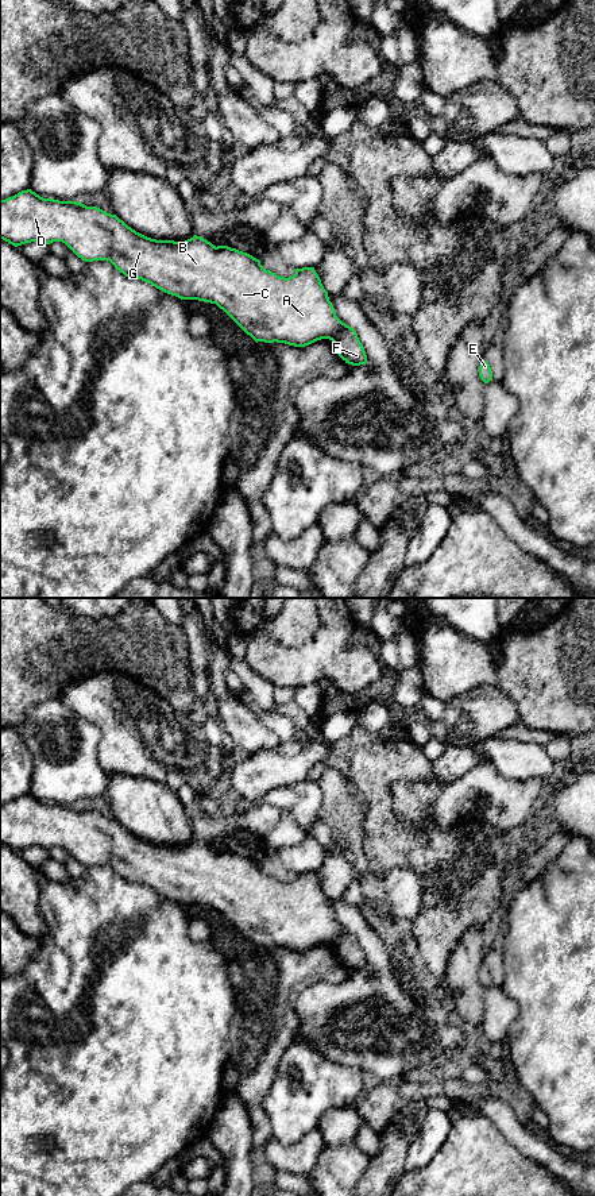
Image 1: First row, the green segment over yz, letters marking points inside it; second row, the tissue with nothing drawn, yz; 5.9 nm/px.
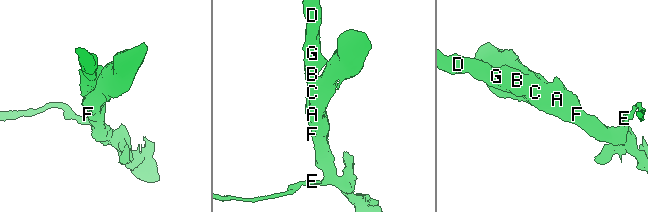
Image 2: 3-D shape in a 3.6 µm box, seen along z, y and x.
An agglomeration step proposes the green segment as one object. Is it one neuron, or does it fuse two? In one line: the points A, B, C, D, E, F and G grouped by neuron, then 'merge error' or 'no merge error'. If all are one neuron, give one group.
A B C D E F G; no merge error

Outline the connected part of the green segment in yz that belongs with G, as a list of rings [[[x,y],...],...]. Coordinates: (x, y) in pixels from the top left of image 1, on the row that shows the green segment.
[[[31,189],[0,200],[0,239],[15,247],[31,242],[46,244],[62,242],[85,262],[109,261],[125,277],[148,282],[167,294],[181,300],[198,300],[216,304],[256,343],[277,342],[294,347],[305,347],[317,340],[329,339],[335,343],[339,356],[345,363],[352,366],[367,363],[367,355],[356,331],[336,316],[328,292],[324,289],[314,267],[295,269],[295,274],[289,278],[279,277],[266,270],[259,259],[236,248],[228,246],[216,247],[197,235],[185,242],[151,239],[128,227],[116,215],[107,213],[97,207],[86,207],[80,201],[43,198]]]

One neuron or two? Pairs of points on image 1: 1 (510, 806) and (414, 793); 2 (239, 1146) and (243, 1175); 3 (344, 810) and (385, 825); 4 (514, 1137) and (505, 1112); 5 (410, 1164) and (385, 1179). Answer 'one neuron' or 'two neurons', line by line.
1: one neuron
2: one neuron
3: two neurons
4: one neuron
5: two neurons

